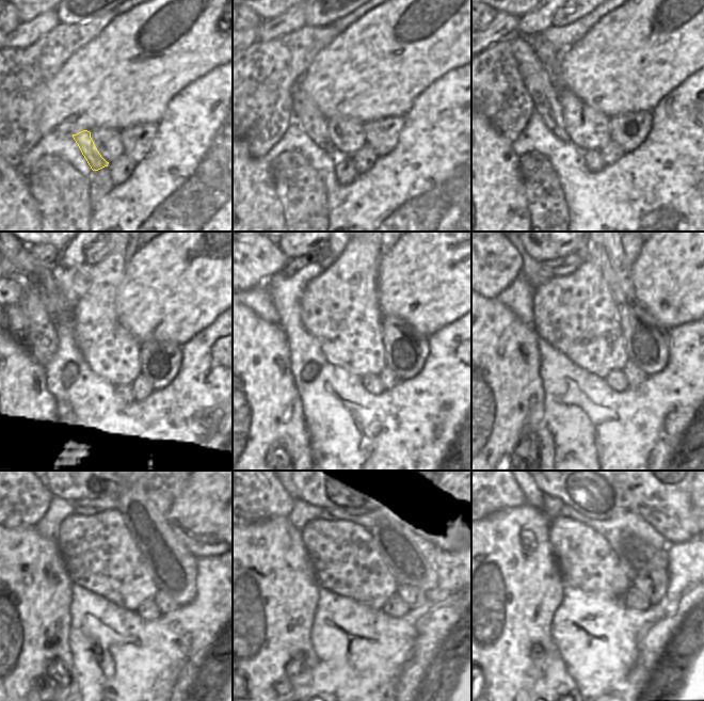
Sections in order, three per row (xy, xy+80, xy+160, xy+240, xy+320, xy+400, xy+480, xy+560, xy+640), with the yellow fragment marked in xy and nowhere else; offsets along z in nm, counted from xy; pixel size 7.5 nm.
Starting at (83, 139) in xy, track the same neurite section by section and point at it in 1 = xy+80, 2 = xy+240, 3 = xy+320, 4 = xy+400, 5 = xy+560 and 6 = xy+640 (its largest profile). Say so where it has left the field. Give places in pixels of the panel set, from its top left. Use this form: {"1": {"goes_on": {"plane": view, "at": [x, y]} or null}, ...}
{"1": {"goes_on": {"plane": "xy+80", "at": [306, 114]}}, "2": {"goes_on": {"plane": "xy+240", "at": [24, 265]}}, "3": {"goes_on": {"plane": "xy+320", "at": [254, 261]}}, "4": {"goes_on": {"plane": "xy+400", "at": [493, 263]}}, "5": {"goes_on": {"plane": "xy+560", "at": [254, 493]}}, "6": {"goes_on": {"plane": "xy+640", "at": [493, 492]}}}

